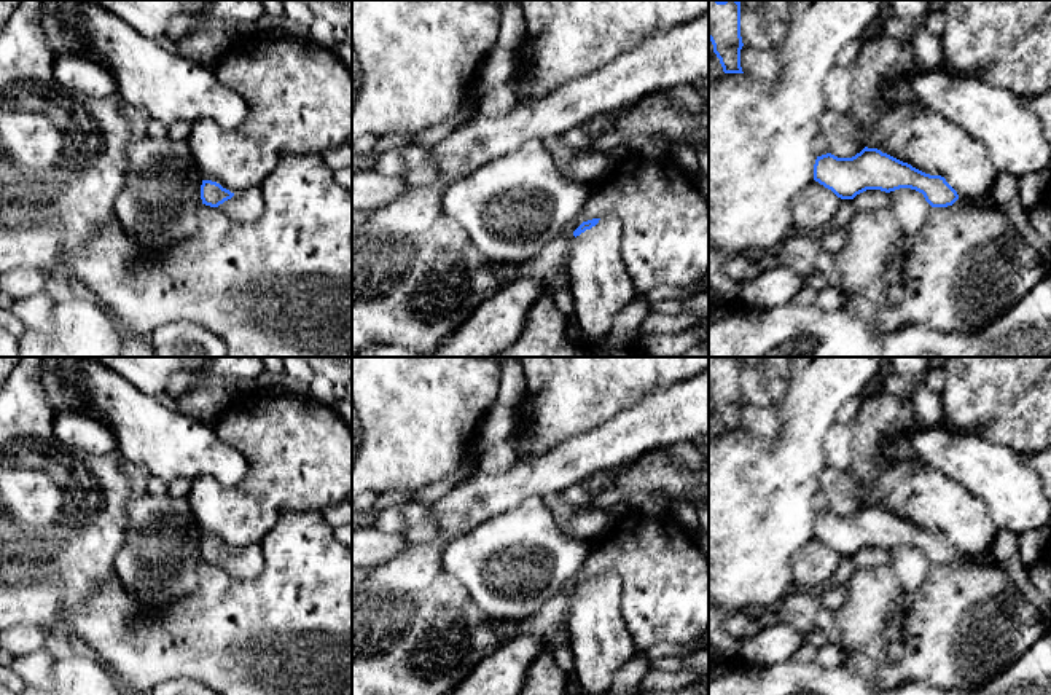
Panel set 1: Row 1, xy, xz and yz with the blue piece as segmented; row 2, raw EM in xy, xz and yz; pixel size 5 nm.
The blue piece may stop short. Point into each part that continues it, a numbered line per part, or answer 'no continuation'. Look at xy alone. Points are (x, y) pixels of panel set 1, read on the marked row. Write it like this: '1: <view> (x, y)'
1: xy (246, 208)

